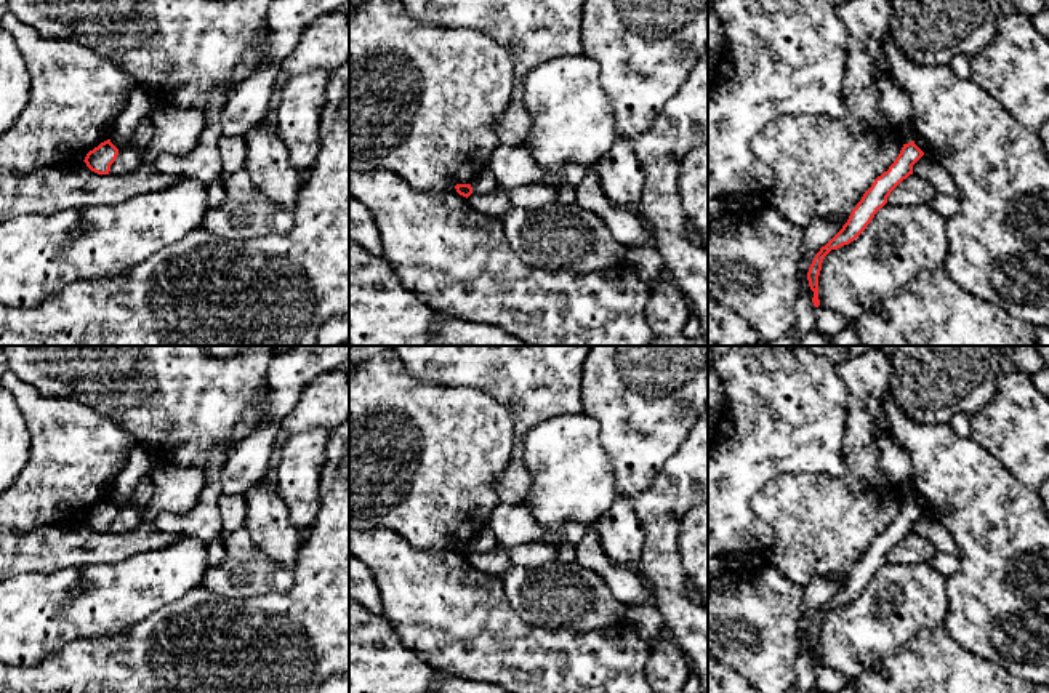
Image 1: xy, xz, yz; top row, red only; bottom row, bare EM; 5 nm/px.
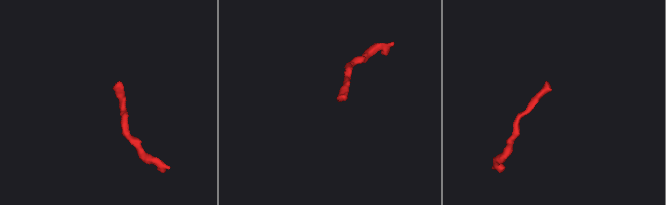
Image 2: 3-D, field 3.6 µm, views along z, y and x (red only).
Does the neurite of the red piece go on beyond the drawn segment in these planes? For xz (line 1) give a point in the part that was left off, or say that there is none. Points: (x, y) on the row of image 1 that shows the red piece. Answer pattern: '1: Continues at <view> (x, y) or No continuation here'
1: No continuation here

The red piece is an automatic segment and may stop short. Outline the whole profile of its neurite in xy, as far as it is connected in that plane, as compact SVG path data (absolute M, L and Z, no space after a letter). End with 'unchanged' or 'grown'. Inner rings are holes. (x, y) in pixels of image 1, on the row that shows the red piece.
M107 139L90 150L83 162L91 171L98 174L109 174L111 165L115 162L117 155L119 149L111 142L111 139Z; unchanged

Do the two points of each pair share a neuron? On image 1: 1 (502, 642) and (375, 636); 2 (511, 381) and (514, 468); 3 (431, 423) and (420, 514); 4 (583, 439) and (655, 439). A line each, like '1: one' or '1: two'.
1: two
2: one
3: one
4: two

